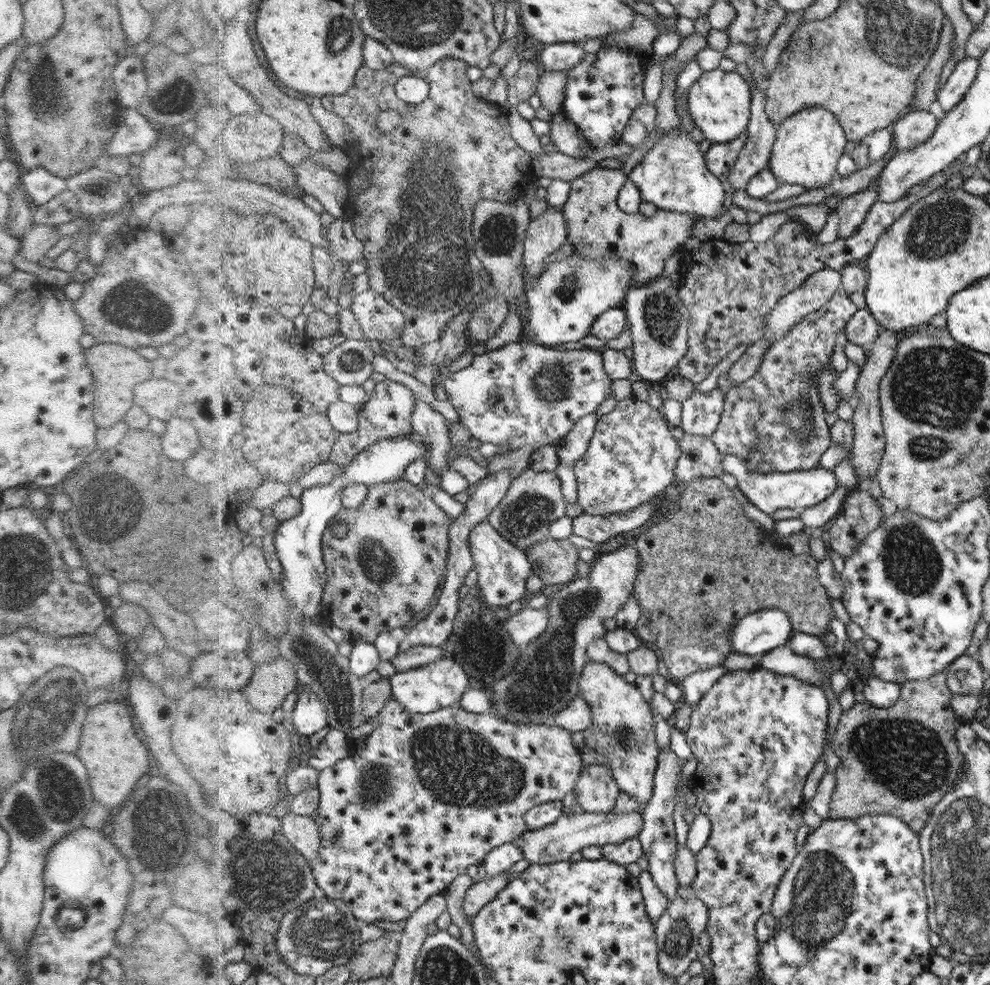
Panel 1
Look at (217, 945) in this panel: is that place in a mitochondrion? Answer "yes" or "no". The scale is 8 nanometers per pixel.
no

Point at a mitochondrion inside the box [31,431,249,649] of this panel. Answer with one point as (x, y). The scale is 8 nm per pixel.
(115, 509)

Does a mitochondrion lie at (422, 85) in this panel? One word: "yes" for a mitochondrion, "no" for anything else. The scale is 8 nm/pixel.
no

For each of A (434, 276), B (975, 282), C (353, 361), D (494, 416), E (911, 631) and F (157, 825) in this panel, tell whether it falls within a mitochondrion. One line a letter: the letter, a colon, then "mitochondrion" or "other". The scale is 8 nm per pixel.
A: mitochondrion
B: other
C: mitochondrion
D: other
E: other
F: mitochondrion

